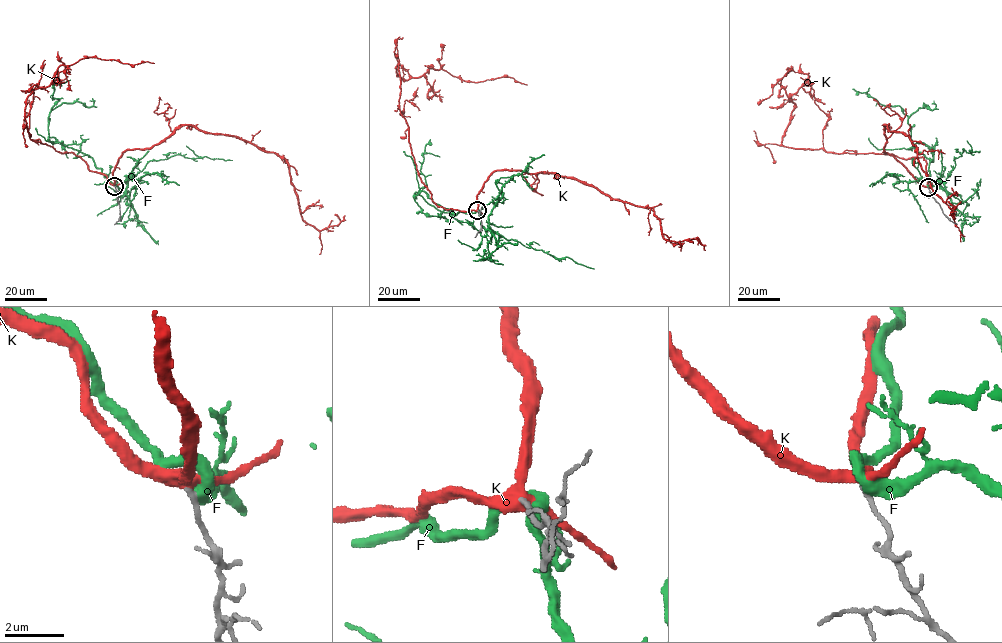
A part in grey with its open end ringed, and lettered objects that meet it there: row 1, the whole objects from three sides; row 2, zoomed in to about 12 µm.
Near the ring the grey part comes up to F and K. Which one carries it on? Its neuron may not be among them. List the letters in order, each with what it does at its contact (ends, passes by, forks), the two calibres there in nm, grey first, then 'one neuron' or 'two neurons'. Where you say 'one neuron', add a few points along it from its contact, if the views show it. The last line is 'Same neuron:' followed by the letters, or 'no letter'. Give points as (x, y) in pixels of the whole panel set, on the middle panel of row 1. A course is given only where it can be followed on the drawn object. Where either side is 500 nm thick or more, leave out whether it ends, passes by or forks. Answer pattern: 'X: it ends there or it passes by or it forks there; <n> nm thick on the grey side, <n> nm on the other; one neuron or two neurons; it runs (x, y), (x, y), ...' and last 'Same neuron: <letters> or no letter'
F: it passes by; 190 nm thick on the grey side, 420 nm on the other; two neurons
K: it forks there; 180 nm thick on the grey side, 380 nm on the other; one neuron; it runs (478, 210), (432, 200), (400, 111), (396, 67), (405, 80), (430, 68), (527, 84)
Same neuron: K

